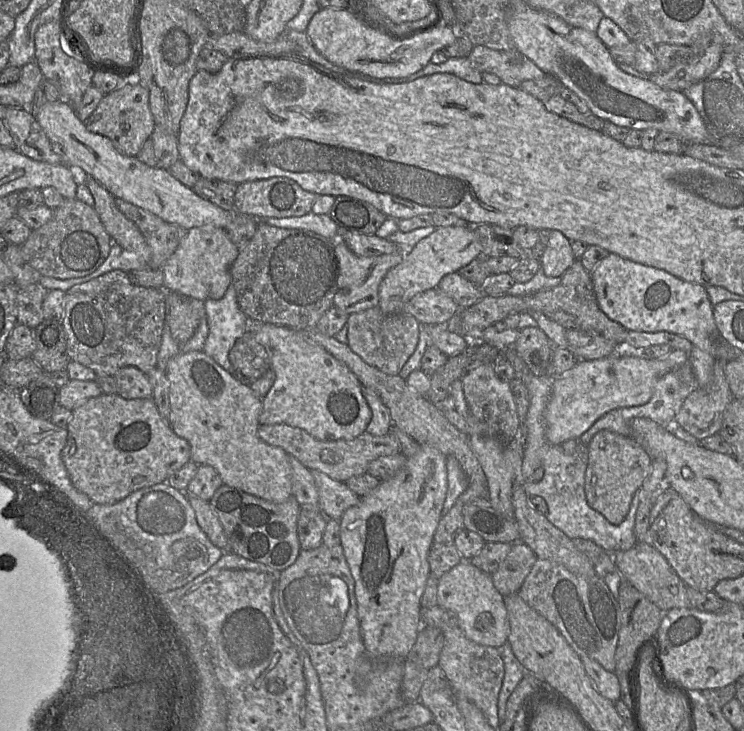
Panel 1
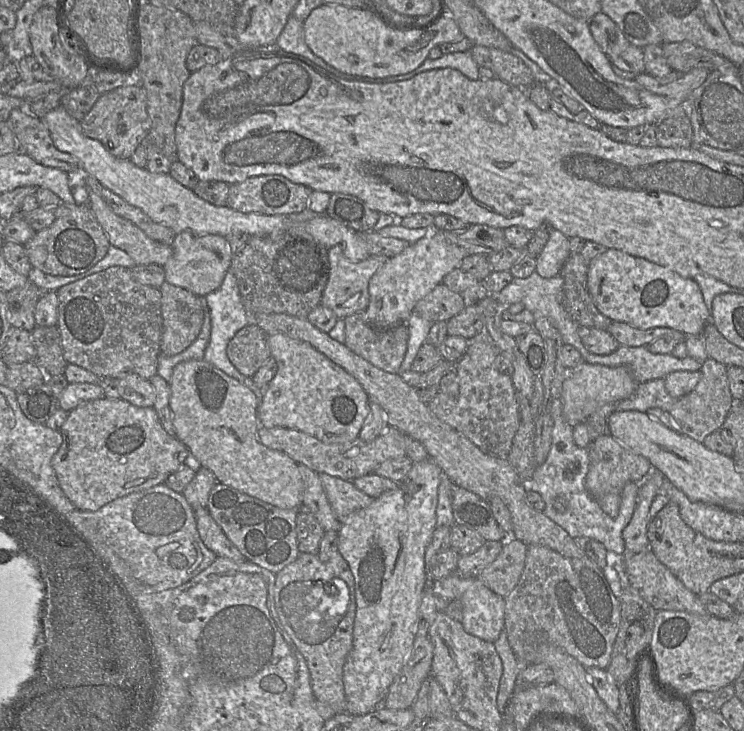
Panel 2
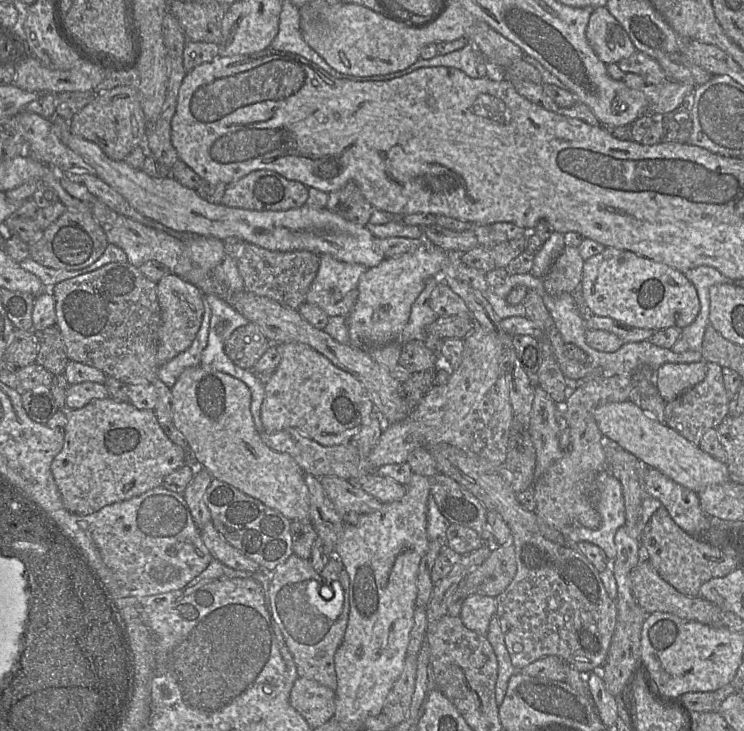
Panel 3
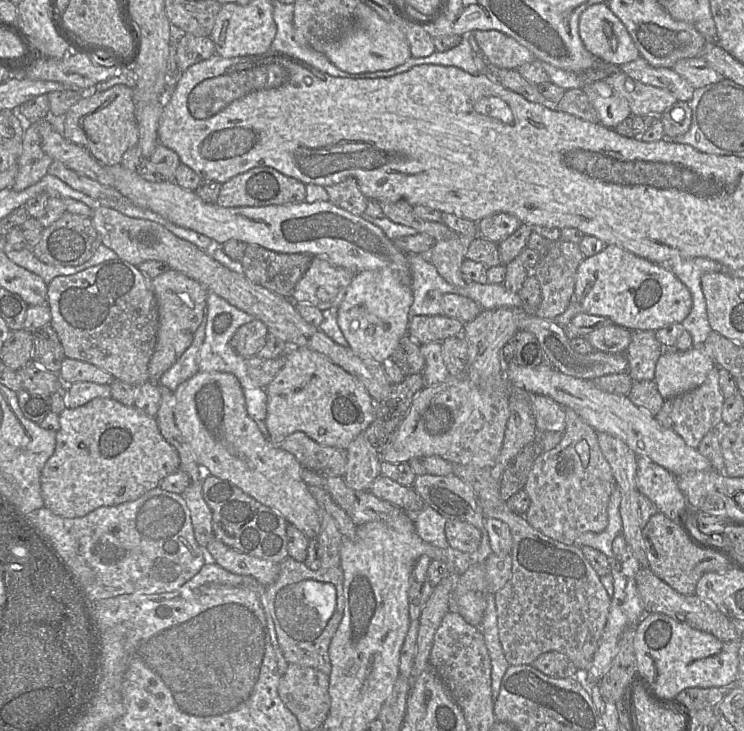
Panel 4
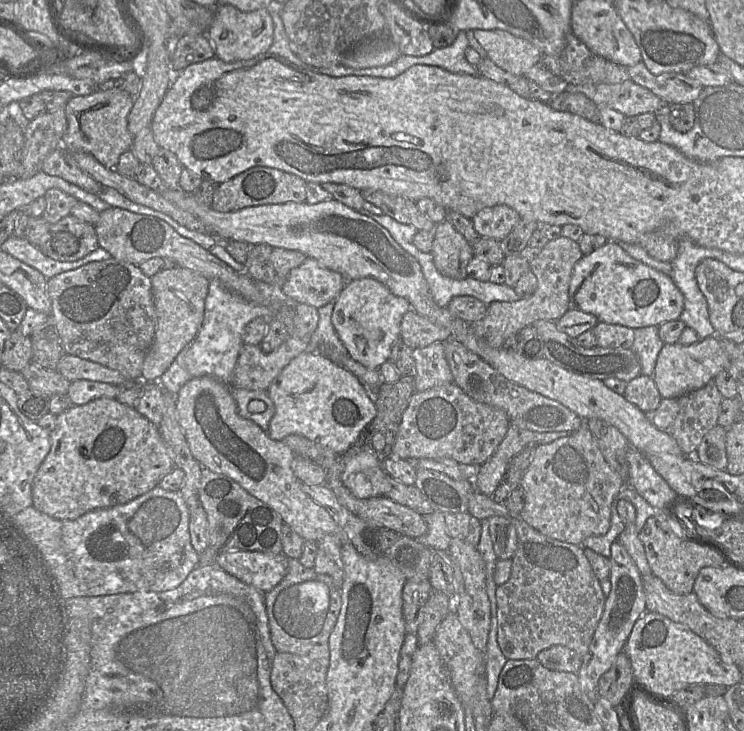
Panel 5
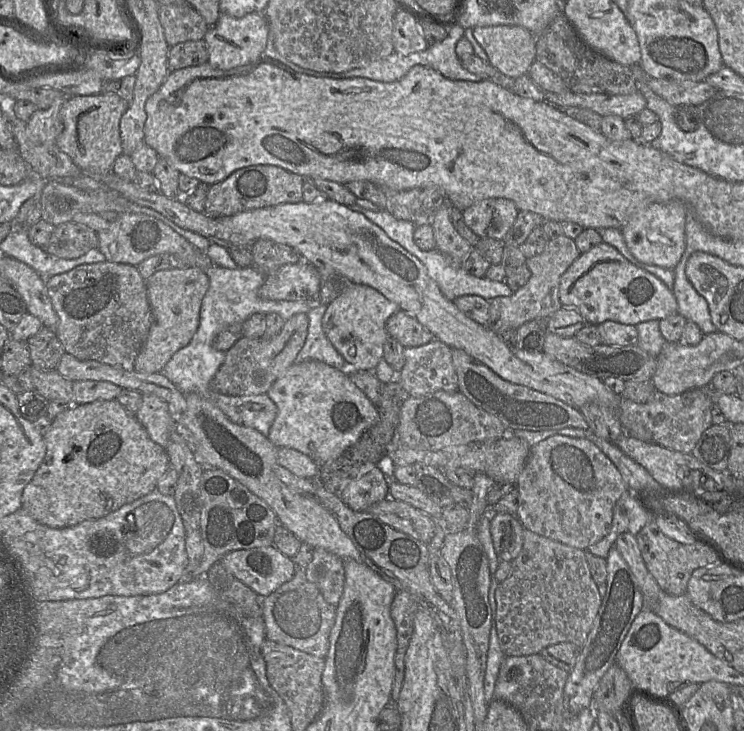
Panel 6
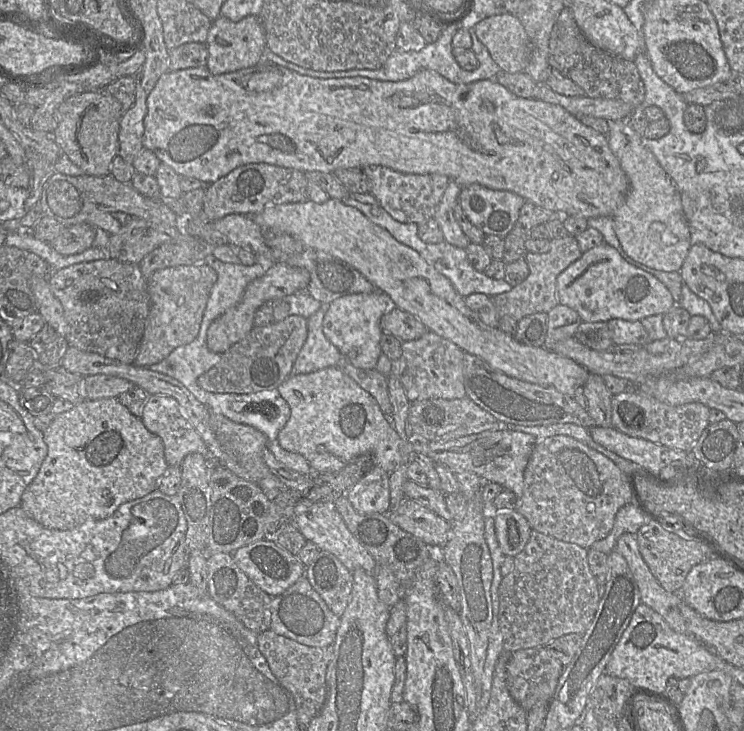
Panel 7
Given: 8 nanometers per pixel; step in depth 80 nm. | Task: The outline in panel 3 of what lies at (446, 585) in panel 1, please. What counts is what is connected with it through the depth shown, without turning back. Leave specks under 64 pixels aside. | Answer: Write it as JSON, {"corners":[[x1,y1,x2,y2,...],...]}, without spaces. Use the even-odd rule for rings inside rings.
{"corners":[[472,594,463,602,459,617,468,629,486,636,490,621,496,616,496,612,496,598]]}

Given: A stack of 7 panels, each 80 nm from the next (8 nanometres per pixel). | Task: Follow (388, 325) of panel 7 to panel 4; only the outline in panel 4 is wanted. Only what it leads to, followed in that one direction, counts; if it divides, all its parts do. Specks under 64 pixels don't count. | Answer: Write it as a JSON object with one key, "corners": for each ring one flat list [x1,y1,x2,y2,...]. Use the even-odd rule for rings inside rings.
{"corners":[[443,315,414,316,408,322,407,335,418,344,442,342,446,338,461,336,464,324]]}

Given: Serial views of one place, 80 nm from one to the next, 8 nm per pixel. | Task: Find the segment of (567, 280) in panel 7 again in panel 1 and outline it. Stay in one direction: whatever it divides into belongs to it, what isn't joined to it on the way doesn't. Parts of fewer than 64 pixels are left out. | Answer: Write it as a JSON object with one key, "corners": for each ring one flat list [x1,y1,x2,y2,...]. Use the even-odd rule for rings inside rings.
{"corners":[[609,253,590,274,598,306,608,318,628,331,647,333,665,331,683,336,693,346,713,356,713,342,718,330,713,317,714,306,704,286,686,282,662,269,645,266,613,253]]}

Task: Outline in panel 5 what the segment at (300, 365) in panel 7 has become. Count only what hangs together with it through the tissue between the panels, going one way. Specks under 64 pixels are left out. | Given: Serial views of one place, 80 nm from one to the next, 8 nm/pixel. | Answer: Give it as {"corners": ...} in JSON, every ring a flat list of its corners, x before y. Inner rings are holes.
{"corners":[[334,302,317,309,319,320,311,335,307,352,316,352,322,348,335,348,337,352,348,355,331,322]]}

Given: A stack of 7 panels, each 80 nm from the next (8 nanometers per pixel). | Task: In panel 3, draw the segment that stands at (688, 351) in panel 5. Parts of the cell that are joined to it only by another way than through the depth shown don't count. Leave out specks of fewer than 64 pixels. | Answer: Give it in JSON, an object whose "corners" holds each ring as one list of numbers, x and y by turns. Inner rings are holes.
{"corners":[[707,362,665,363,656,371,656,387,665,402,677,398,704,380]]}

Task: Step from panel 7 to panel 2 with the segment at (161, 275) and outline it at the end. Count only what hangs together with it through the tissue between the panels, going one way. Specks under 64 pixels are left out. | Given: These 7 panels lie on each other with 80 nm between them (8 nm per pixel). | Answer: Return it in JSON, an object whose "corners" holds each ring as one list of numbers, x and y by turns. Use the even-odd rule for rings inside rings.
{"corners":[[164,282,161,292,162,335,160,353,177,355,198,337,204,312,200,297,186,289]]}

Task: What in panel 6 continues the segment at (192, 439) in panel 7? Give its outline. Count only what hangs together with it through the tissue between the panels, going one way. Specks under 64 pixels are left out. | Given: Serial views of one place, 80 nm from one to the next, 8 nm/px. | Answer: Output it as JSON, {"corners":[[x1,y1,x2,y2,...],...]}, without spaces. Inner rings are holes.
{"corners":[[143,394,141,406,134,416,149,437,166,451,177,422,167,402,155,395]]}

